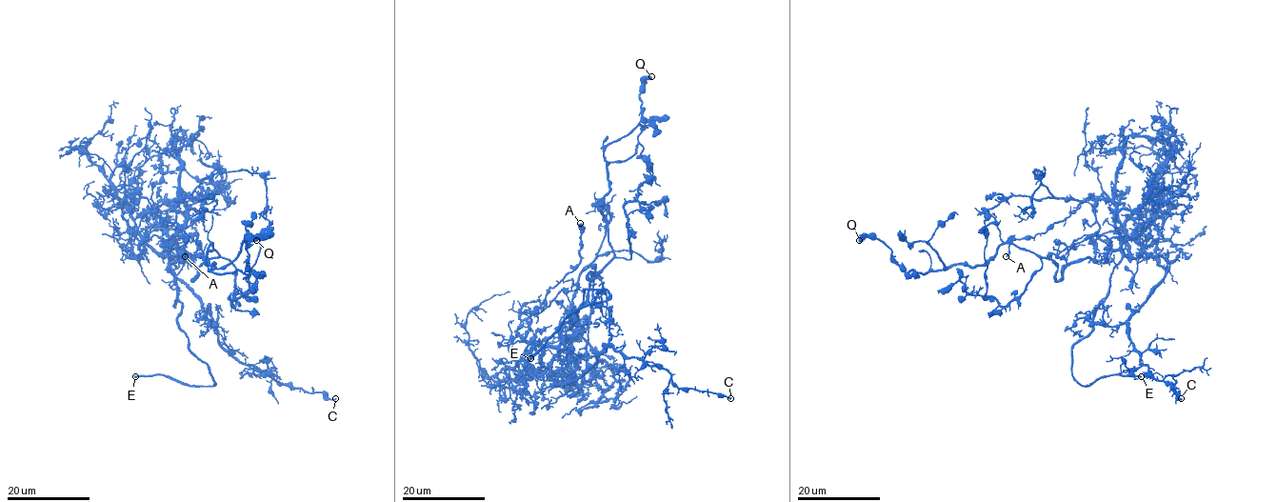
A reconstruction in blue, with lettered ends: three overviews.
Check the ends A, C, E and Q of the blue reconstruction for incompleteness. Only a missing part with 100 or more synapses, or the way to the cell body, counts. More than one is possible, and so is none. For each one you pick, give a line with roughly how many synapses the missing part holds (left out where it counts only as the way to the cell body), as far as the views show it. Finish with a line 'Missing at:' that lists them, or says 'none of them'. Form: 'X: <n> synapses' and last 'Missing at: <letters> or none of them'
Missing at: E

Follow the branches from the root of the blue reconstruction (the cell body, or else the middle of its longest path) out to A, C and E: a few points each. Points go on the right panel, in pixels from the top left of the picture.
A: (1107, 255), (1107, 248), (1127, 254), (1128, 243), (1103, 193), (1046, 231), (1013, 239), (1006, 256)
C: (1107, 255), (1107, 248), (1135, 240), (1165, 270), (1127, 321), (1127, 333), (1147, 371), (1181, 398)
E: (1107, 255), (1118, 250), (1122, 260), (1093, 329), (1073, 346), (1072, 375), (1082, 386), (1141, 376)

